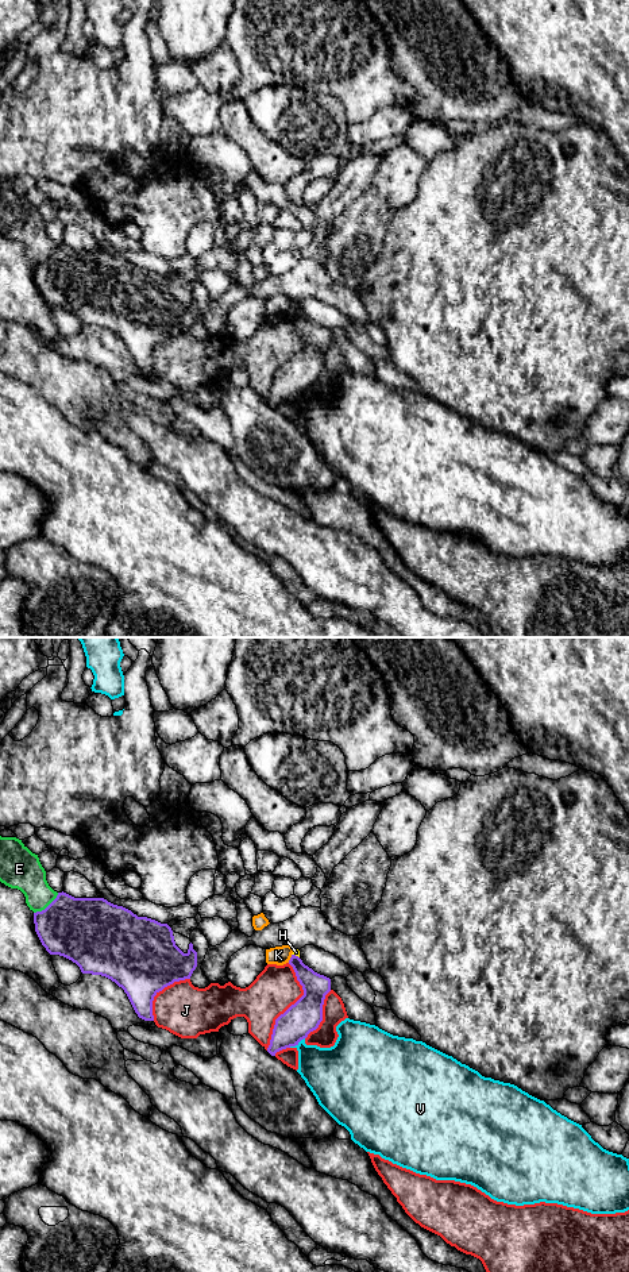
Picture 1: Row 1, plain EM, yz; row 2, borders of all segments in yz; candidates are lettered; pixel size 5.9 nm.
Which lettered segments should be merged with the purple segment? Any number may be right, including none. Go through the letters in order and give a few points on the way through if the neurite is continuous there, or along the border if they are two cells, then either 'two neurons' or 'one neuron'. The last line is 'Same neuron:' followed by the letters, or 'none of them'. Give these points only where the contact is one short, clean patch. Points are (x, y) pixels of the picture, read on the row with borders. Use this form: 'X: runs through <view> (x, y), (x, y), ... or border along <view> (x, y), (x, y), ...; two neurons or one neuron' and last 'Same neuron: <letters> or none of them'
E: two neurons
H: border along yz (292, 954), (298, 958); two neurons
J: two neurons
K: border along yz (292, 955), (288, 962); two neurons
V: two neurons
Same neuron: none of them

